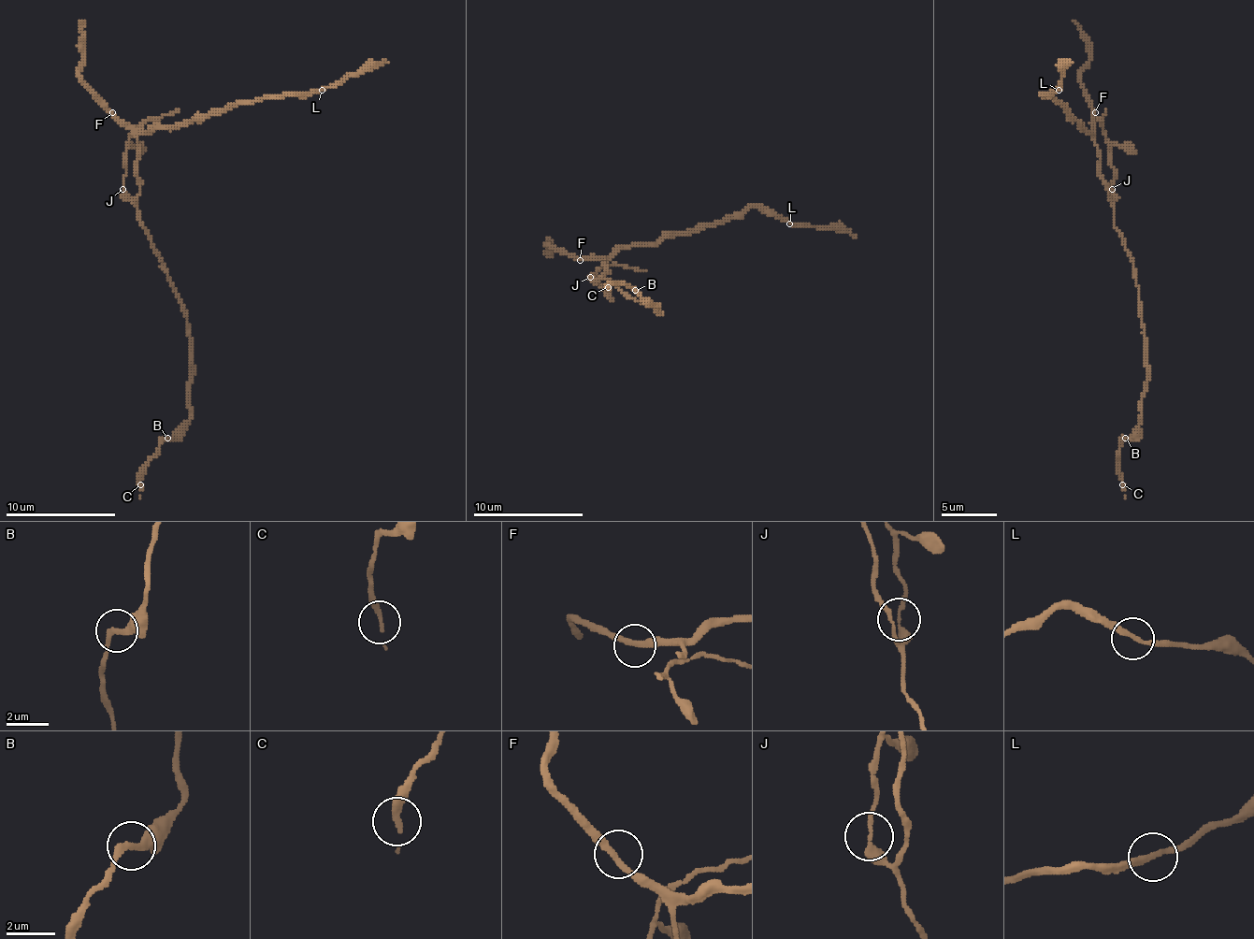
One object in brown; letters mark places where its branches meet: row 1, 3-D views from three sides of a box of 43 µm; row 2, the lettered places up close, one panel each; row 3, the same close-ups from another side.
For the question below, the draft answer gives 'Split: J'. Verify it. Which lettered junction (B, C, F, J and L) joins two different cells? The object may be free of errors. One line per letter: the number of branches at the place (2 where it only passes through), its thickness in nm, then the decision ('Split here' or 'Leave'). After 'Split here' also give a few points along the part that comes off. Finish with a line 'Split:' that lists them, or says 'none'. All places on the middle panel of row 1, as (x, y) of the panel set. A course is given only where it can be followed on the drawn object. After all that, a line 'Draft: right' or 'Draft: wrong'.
B: Branches: 2. Thickness 240 nm. Leave
C: Branches: 2. Thickness 200 nm. Leave
F: Branches: 2. Thickness 280 nm. Leave
J: Branches: 2. Thickness 240 nm. Split here. Course of the part to remove: (591, 276), (611, 265), (646, 270)
L: Branches: 2. Thickness 240 nm. Leave
Split: J
Draft: right

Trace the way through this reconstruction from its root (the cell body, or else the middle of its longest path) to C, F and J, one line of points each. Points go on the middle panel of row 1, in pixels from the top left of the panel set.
C: (608, 273), (605, 279), (621, 293), (641, 304), (652, 304), (657, 312), (657, 307), (632, 287), (608, 287)
F: (608, 273), (605, 260), (580, 260)
J: (608, 273), (599, 279), (591, 276)

